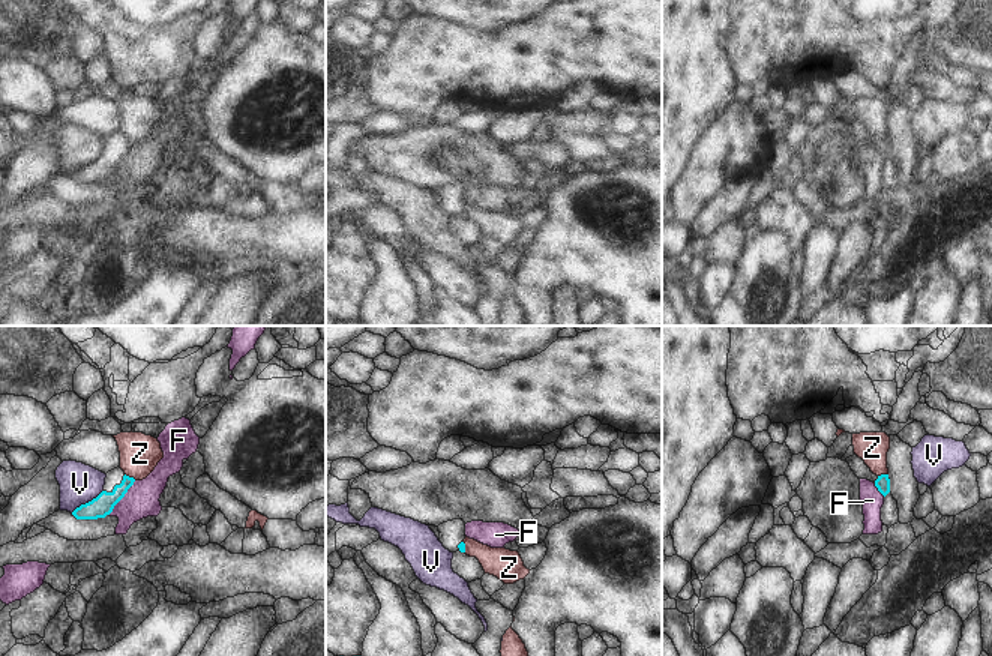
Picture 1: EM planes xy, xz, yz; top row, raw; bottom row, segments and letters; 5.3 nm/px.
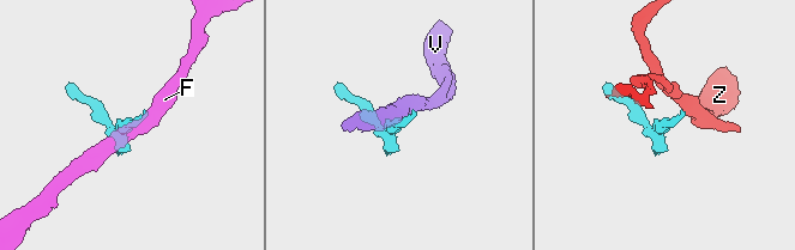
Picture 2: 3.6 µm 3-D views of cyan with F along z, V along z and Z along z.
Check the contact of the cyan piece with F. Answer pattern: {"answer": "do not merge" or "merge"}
{"answer": "do not merge"}

